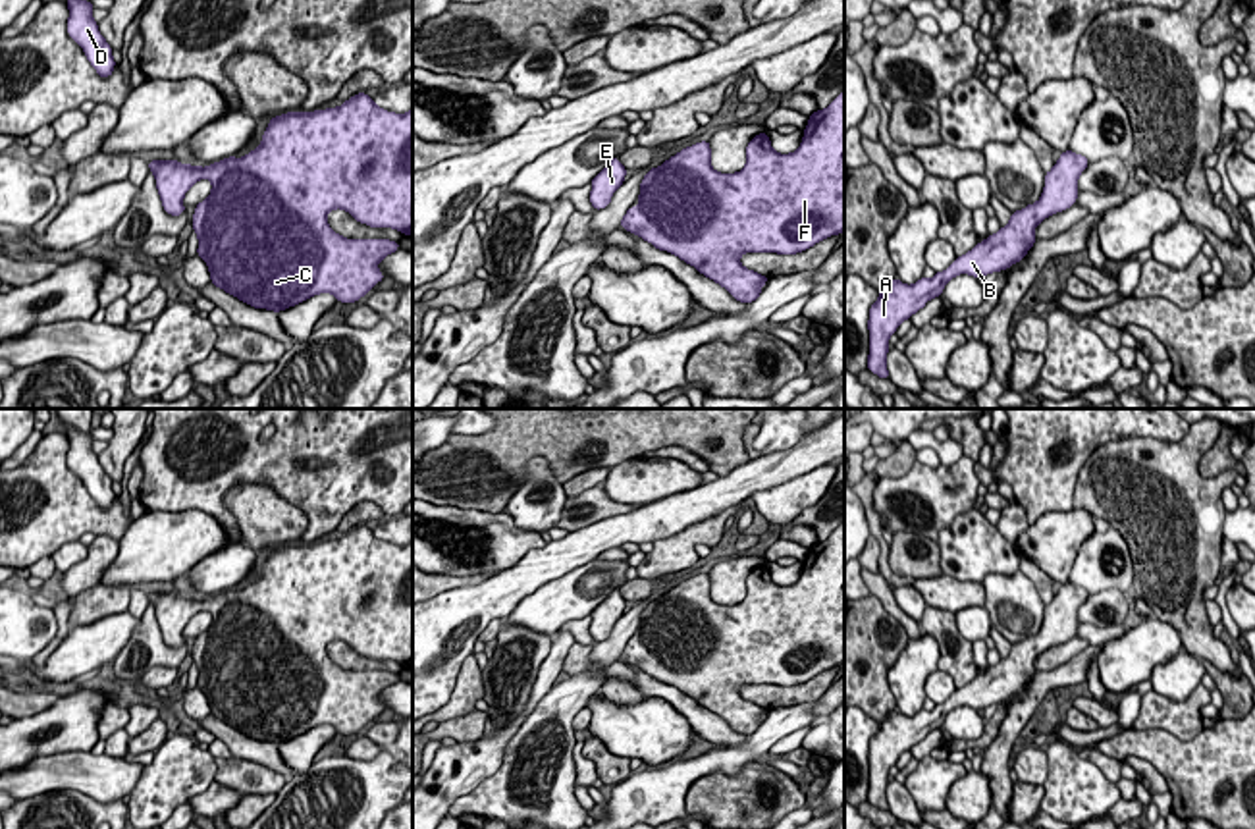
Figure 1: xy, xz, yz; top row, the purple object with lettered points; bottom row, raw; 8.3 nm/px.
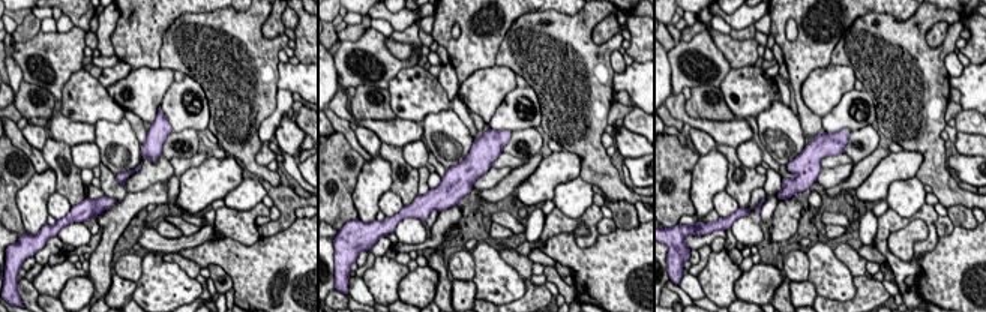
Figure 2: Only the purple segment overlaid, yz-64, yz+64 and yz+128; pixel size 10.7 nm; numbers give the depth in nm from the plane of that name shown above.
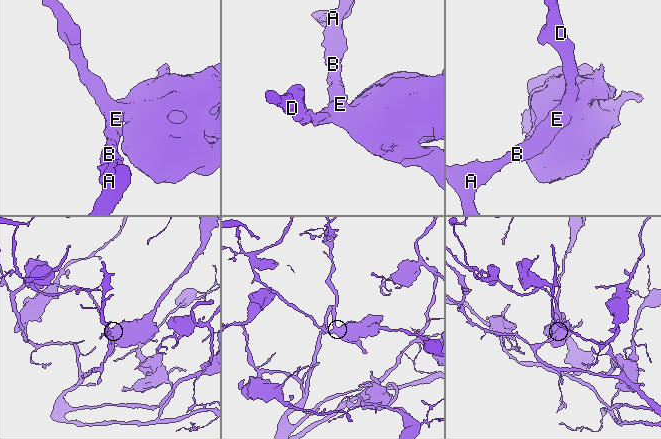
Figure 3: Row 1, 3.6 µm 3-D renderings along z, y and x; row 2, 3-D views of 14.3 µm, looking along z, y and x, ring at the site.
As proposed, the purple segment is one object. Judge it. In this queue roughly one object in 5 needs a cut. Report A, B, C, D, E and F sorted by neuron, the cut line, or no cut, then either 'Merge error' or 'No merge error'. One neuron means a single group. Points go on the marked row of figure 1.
Groups: A B C D E F. No split. No merge error

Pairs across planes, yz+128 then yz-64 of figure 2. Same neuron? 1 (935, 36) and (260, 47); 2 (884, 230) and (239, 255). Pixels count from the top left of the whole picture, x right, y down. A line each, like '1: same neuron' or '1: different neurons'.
1: different neurons
2: different neurons

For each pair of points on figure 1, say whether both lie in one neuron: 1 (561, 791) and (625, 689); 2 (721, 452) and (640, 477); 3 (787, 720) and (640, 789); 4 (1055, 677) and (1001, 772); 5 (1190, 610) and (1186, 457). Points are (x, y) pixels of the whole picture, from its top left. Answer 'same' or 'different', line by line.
1: different
2: different
3: same
4: same
5: same

